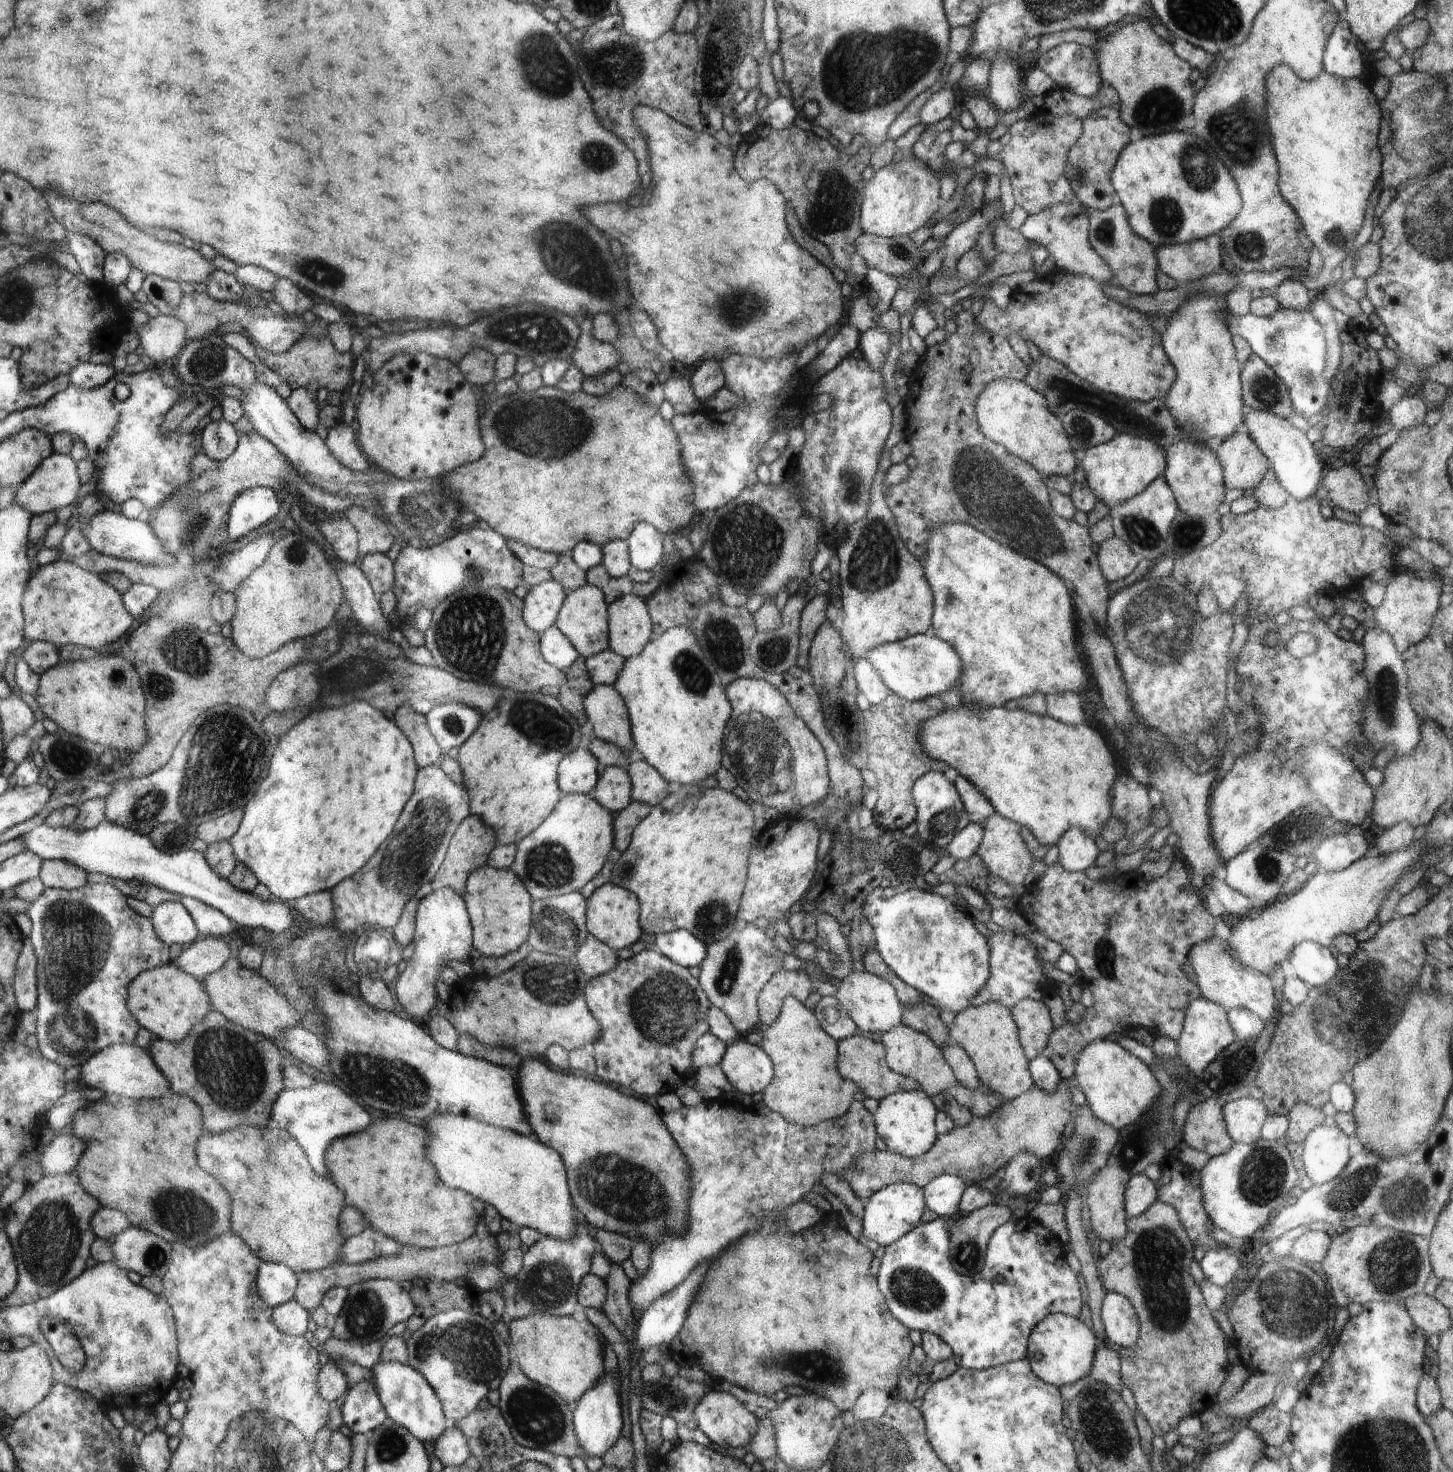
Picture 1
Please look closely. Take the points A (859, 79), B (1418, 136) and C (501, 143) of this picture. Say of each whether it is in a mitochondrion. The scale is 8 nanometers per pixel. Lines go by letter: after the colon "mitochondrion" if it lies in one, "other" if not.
A: mitochondrion
B: mitochondrion
C: other

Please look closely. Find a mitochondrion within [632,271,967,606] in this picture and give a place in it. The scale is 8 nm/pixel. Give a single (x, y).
(747, 541)

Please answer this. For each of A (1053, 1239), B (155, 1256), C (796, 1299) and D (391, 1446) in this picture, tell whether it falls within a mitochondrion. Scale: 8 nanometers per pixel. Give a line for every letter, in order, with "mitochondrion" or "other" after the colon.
A: other
B: mitochondrion
C: other
D: mitochondrion

